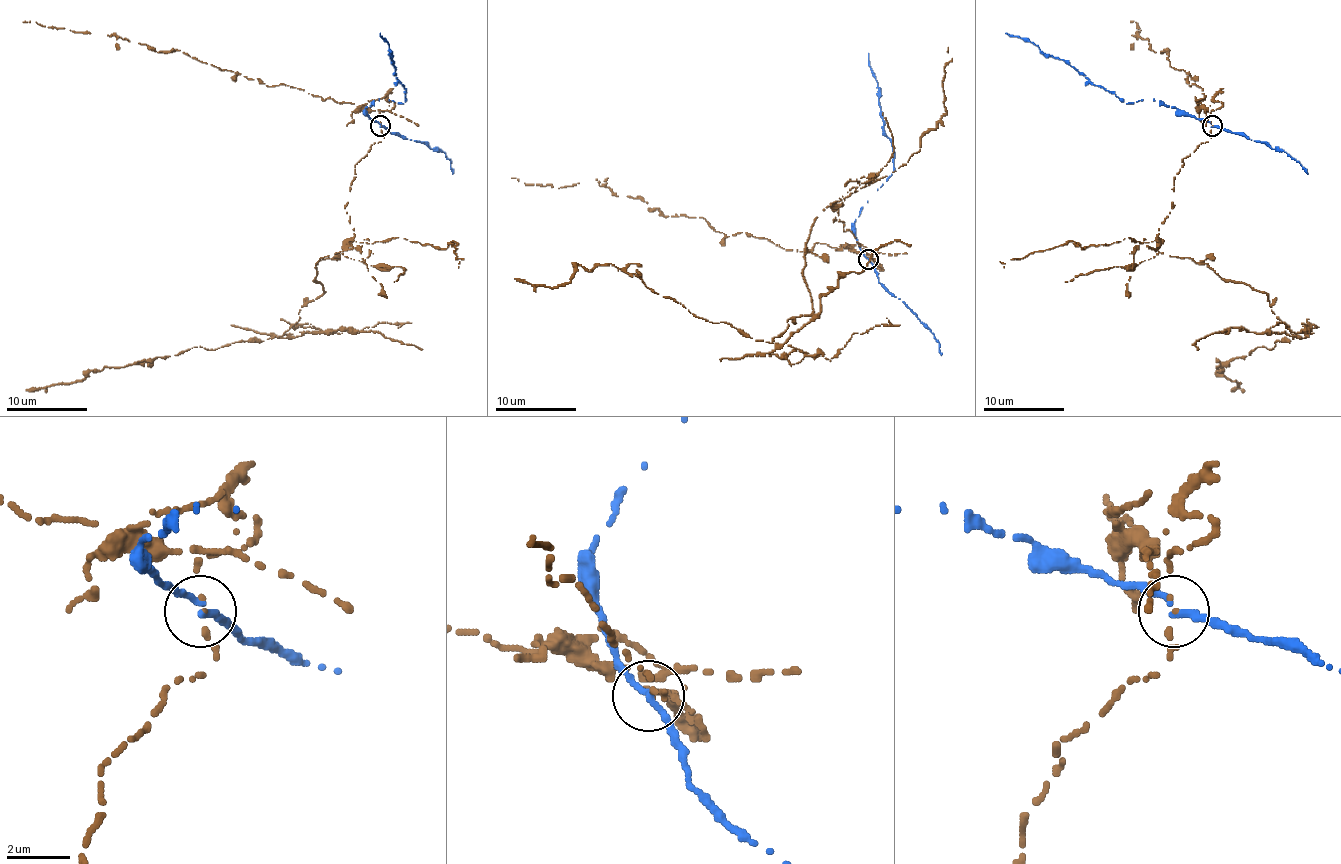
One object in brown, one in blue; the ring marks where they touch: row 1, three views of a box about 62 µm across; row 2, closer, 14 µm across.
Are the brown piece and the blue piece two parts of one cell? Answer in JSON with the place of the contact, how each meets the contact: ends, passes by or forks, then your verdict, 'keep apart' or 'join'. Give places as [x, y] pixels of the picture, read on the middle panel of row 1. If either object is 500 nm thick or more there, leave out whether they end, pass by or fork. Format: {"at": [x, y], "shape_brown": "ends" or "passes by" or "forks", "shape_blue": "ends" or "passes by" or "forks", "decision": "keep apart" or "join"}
{"at": [868, 259], "shape_brown": "ends", "shape_blue": "passes by", "decision": "keep apart"}

